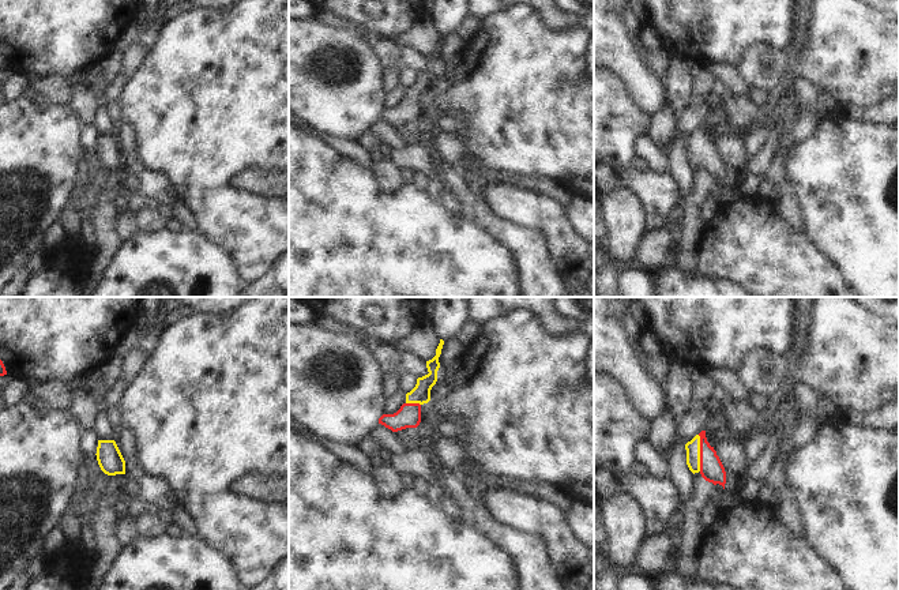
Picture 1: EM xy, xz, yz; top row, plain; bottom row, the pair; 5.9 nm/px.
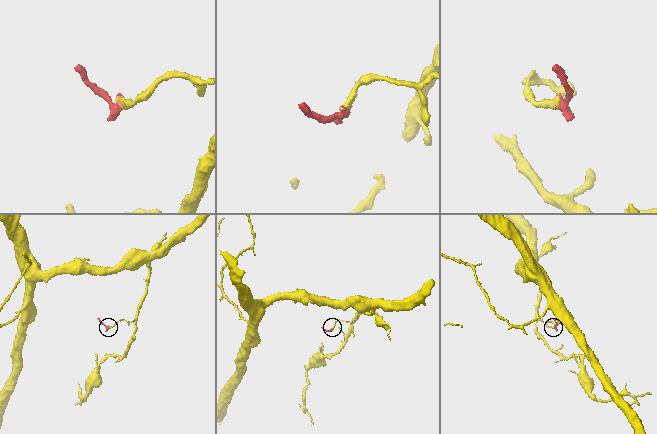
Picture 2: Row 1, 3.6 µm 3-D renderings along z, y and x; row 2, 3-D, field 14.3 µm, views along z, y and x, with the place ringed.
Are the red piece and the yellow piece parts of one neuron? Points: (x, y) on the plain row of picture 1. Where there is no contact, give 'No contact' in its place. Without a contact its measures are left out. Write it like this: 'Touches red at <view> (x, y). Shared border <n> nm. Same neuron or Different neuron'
Touches red at yz (700, 147). Shared border 220 nm. Same neuron.

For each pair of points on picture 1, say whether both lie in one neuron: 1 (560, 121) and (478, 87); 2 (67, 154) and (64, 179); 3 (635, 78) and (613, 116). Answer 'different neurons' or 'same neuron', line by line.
1: same neuron
2: same neuron
3: different neurons

